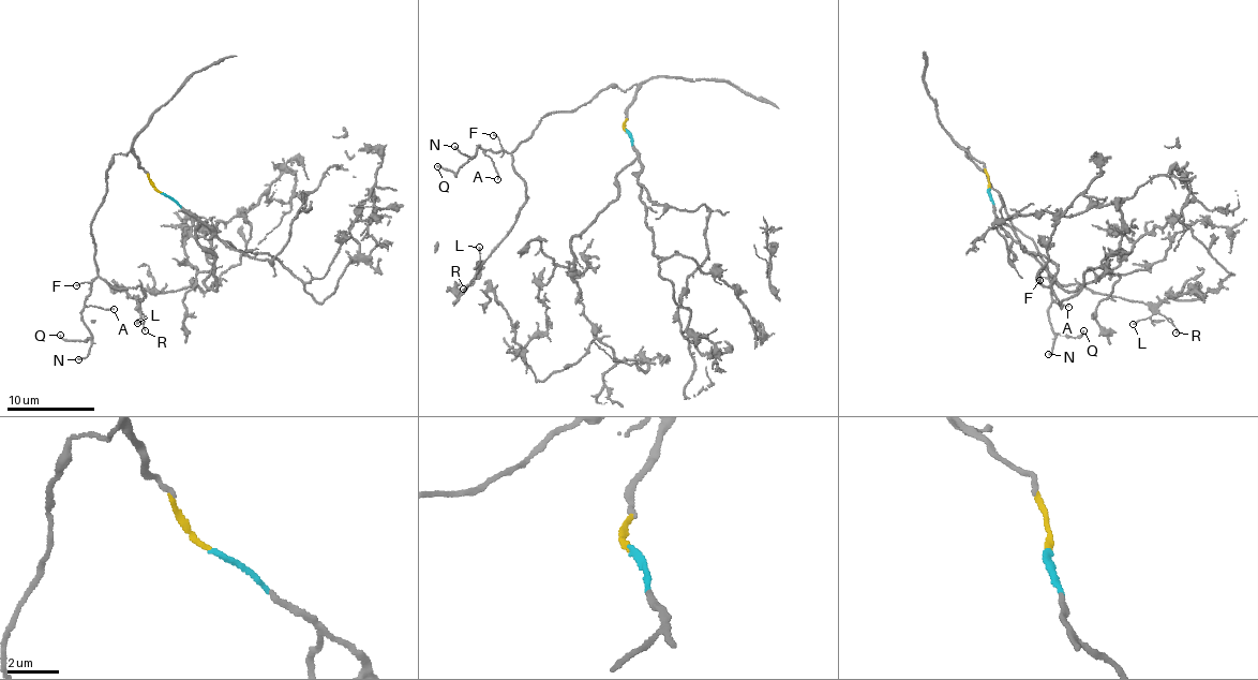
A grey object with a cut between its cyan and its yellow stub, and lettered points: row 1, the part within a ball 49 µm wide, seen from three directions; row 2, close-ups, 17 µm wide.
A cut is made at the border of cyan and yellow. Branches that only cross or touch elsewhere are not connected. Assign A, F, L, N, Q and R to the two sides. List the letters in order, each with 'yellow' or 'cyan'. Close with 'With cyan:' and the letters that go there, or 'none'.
A: yellow
F: yellow
L: yellow
N: yellow
Q: yellow
R: yellow
With cyan: none

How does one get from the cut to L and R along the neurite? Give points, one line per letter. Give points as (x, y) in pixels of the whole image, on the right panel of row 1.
L: (989, 188), (982, 162), (960, 147), (970, 146), (1054, 282), (1148, 307), (1133, 324)
R: (989, 188), (982, 162), (960, 147), (970, 146), (1054, 282), (1140, 300), (1177, 334)

